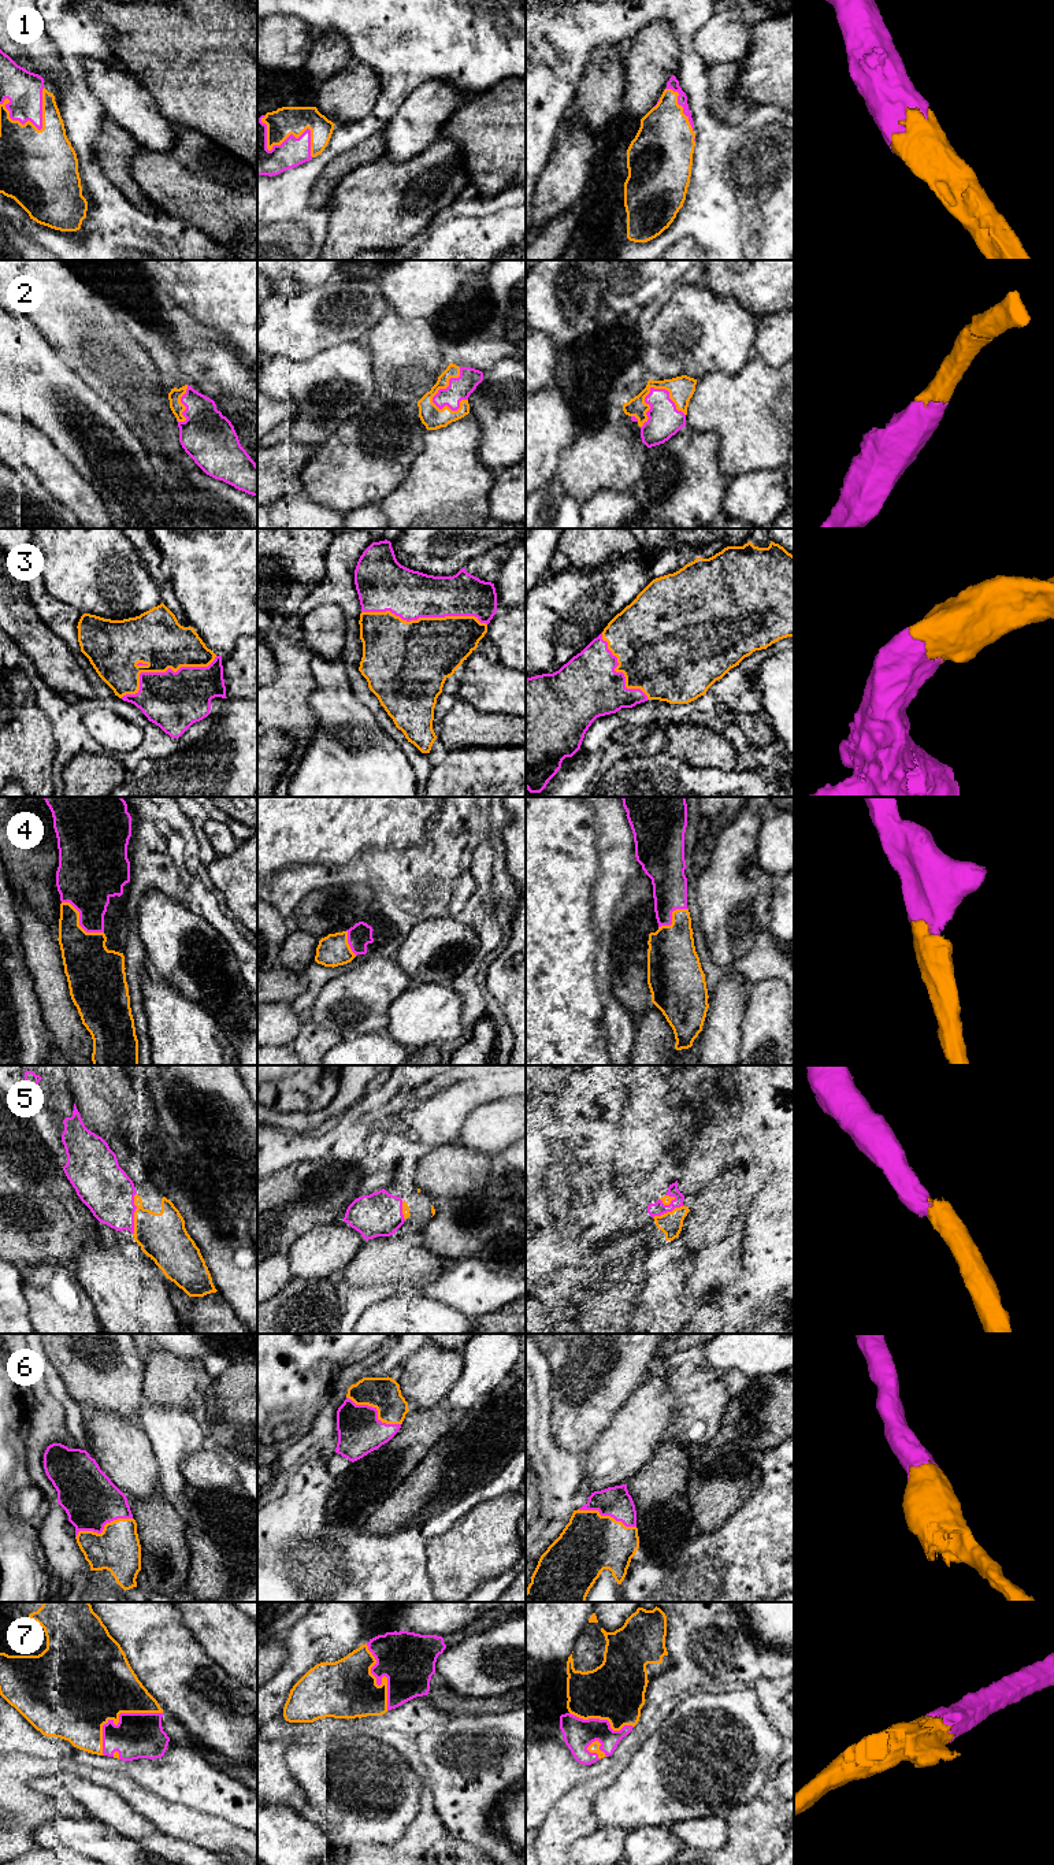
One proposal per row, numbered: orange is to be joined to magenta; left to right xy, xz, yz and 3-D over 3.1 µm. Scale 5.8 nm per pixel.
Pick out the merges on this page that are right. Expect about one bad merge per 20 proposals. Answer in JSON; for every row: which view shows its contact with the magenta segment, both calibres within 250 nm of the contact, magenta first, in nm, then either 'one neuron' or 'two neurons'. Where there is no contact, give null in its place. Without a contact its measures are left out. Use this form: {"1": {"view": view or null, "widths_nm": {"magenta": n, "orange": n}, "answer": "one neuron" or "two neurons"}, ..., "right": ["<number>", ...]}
{"1": {"view": "xz", "widths_nm": {"magenta": 180, "orange": 170}, "answer": "one neuron"}, "2": {"view": "xz", "widths_nm": {"magenta": 130, "orange": 140}, "answer": "one neuron"}, "3": {"view": "xz", "widths_nm": {"magenta": 280, "orange": 440}, "answer": "one neuron"}, "4": {"view": "xy", "widths_nm": {"magenta": 320, "orange": 280}, "answer": "one neuron"}, "5": {"view": "xy", "widths_nm": {"magenta": 300, "orange": 280}, "answer": "one neuron"}, "6": {"view": "xy", "widths_nm": {"magenta": 320, "orange": 280}, "answer": "one neuron"}, "7": {"view": "xy", "widths_nm": {"magenta": 280, "orange": 460}, "answer": "one neuron"}, "right": ["1", "2", "3", "4", "5", "6", "7"]}

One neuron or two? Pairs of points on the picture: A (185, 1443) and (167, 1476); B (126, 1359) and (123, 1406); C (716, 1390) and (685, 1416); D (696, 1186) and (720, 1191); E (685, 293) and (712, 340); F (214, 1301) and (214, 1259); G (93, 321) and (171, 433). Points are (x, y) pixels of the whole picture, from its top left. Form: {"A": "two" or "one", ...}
{"A": "one", "B": "one", "C": "one", "D": "two", "E": "one", "F": "two", "G": "one"}

